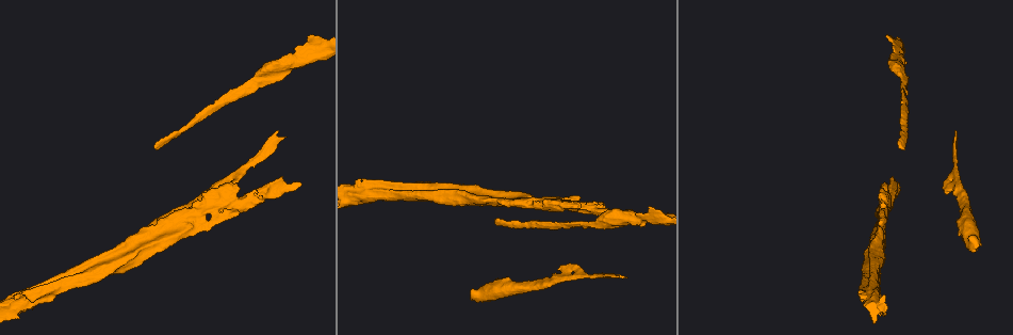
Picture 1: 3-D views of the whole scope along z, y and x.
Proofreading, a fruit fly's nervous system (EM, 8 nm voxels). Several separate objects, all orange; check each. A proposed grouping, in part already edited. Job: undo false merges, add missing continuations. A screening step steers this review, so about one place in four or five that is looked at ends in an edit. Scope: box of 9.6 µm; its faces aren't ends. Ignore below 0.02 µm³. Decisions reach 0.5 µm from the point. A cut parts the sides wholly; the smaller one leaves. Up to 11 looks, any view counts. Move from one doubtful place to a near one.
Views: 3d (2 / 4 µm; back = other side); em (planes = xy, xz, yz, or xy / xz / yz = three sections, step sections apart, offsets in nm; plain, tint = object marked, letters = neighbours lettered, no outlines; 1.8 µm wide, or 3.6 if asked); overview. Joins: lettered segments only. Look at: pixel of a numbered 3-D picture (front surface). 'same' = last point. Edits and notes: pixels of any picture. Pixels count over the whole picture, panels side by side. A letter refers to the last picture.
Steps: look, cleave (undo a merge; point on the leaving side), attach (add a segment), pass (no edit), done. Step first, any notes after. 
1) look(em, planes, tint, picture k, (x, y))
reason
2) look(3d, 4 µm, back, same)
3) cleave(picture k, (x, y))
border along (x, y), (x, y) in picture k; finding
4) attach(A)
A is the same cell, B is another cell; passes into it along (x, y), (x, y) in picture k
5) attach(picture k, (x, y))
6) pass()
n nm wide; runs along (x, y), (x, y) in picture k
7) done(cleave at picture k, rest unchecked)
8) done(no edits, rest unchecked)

look(em, xz, step 8, letters, picture 1, (977, 245))
thick end

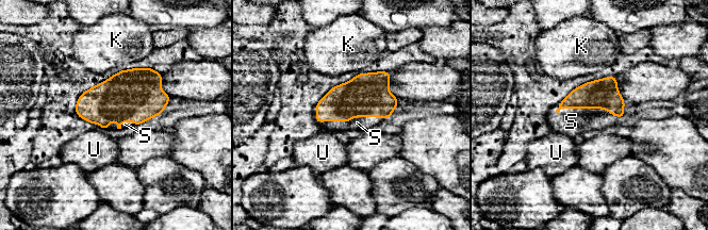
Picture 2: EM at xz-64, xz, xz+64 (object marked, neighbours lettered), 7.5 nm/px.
attach(picture 2, (571, 121))
S is the same cell, K and U are other cells; passes into it along (602, 94), (588, 108), (571, 121) in picture 2; the cell continues

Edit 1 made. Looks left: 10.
look(3d, 4 µm, picture 1, (892, 176))
free end

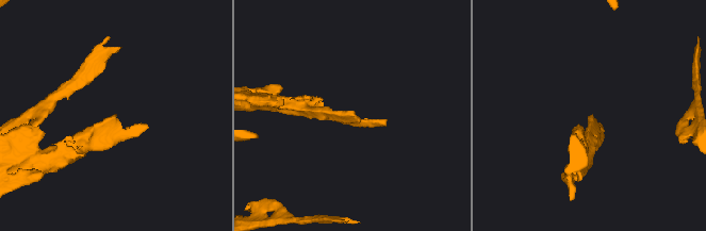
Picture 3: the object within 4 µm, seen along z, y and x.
look(em, 3.6 µm, yz, step 8, tint, picture 3, (355, 113))

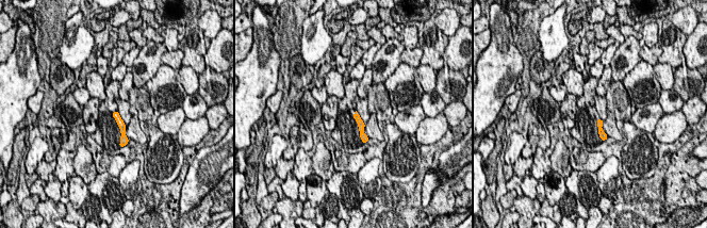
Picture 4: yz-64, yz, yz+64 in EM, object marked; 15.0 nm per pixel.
look(em, 3.6 µm, yz, step 8, letters, same)
see the neighbours

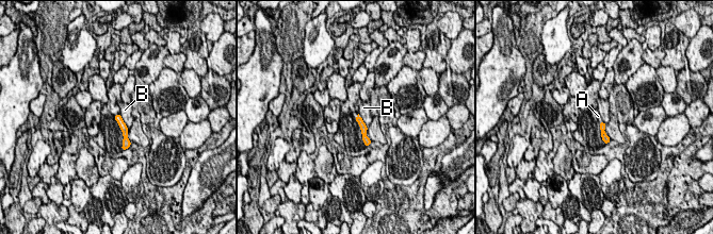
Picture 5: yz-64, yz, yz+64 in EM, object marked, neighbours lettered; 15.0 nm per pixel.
attach(picture 5, (598, 116))
A is the same cell, B is another cell; passes into it along (605, 138), (601, 122), (598, 116) in picture 5; the cell continues

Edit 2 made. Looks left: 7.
look(3d, 4 µm, picture 1, (624, 277))
an open end

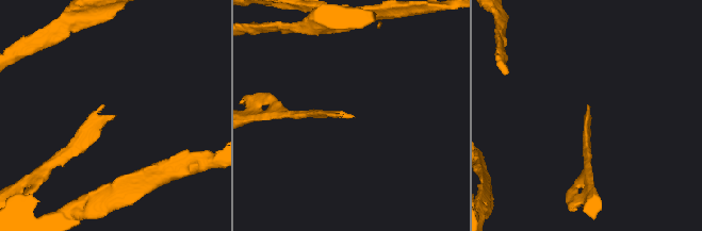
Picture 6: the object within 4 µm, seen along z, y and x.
look(em, 3.6 µm, planes, tint, picture 6, (587, 117))
now the EM

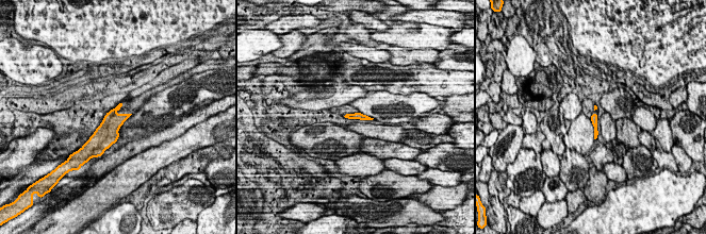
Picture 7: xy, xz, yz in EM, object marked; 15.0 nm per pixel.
look(em, 3.6 µm, planes, letters, same)

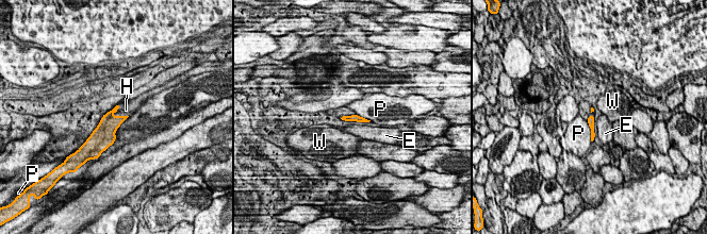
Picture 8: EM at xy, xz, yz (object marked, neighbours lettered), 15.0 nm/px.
attach(picture 8, (126, 110))
P touches over 440 nm; H is the same cell, E, P and W are other cells; the cell continues

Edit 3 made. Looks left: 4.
look(3d, 2 µm, back, picture 1, (658, 212))
an open end

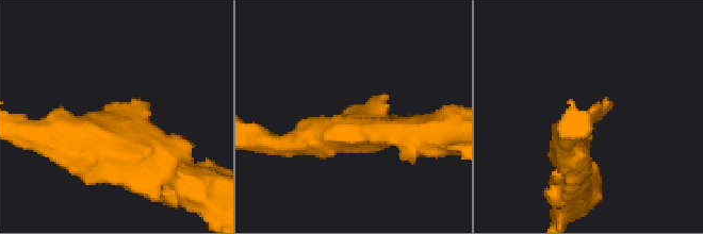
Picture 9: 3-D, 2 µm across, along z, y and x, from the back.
look(em, planes, plain, picture 9, (598, 104))
arms of 280, 300 nm

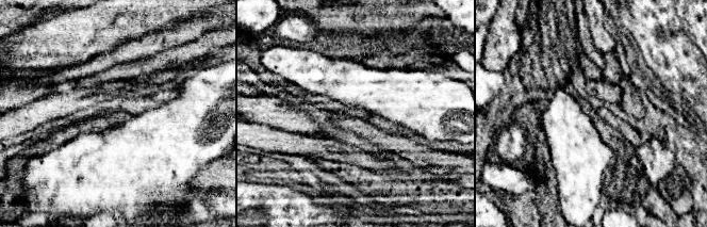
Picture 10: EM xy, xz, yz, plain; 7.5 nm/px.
look(em, planes, letters, same)
see the neighbours

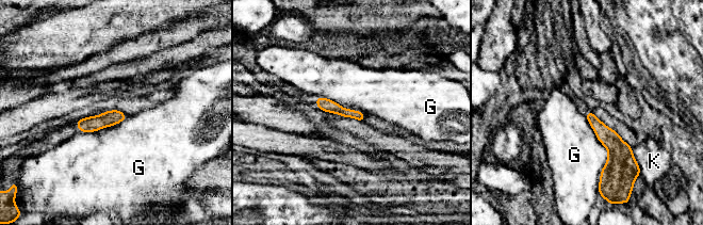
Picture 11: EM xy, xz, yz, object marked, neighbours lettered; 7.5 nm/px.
pass()
G and K are other cells; border along (584, 115), (607, 150), (599, 188) in picture 11; none of them fits

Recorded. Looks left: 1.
done(attach at picture 2, attach at picture 5, attach at picture 8, rest unchecked)

